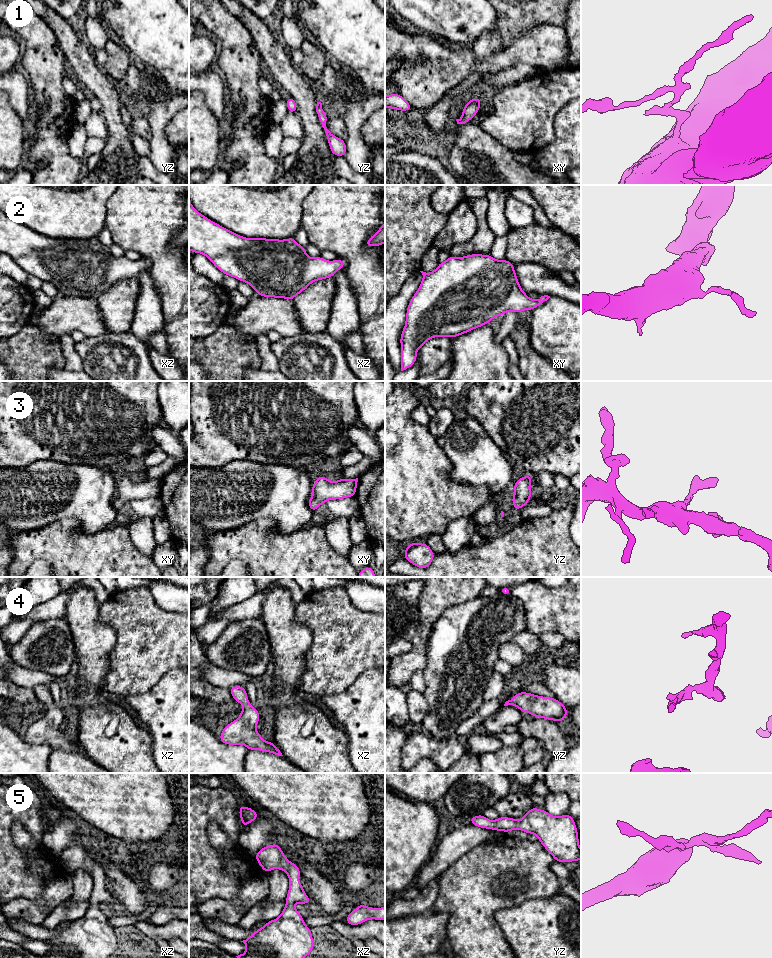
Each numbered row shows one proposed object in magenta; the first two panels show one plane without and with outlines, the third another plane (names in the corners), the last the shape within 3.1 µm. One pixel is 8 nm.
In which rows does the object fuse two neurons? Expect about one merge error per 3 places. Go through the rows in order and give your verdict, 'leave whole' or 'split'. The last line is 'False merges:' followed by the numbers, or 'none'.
1: leave whole
2: leave whole
3: leave whole
4: leave whole
5: leave whole
False merges: none

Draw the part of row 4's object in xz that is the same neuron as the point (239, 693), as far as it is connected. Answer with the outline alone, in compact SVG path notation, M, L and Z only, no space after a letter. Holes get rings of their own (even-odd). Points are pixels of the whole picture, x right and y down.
M232 686L229 691L233 699L242 704L243 708L236 720L225 725L219 736L220 741L226 745L244 744L248 751L259 750L283 756L273 742L265 741L257 732L260 713L249 703L246 689L242 686Z

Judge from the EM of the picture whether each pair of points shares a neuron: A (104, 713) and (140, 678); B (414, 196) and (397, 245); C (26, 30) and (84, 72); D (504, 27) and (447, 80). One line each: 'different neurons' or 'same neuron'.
A: different neurons
B: same neuron
C: different neurons
D: different neurons

